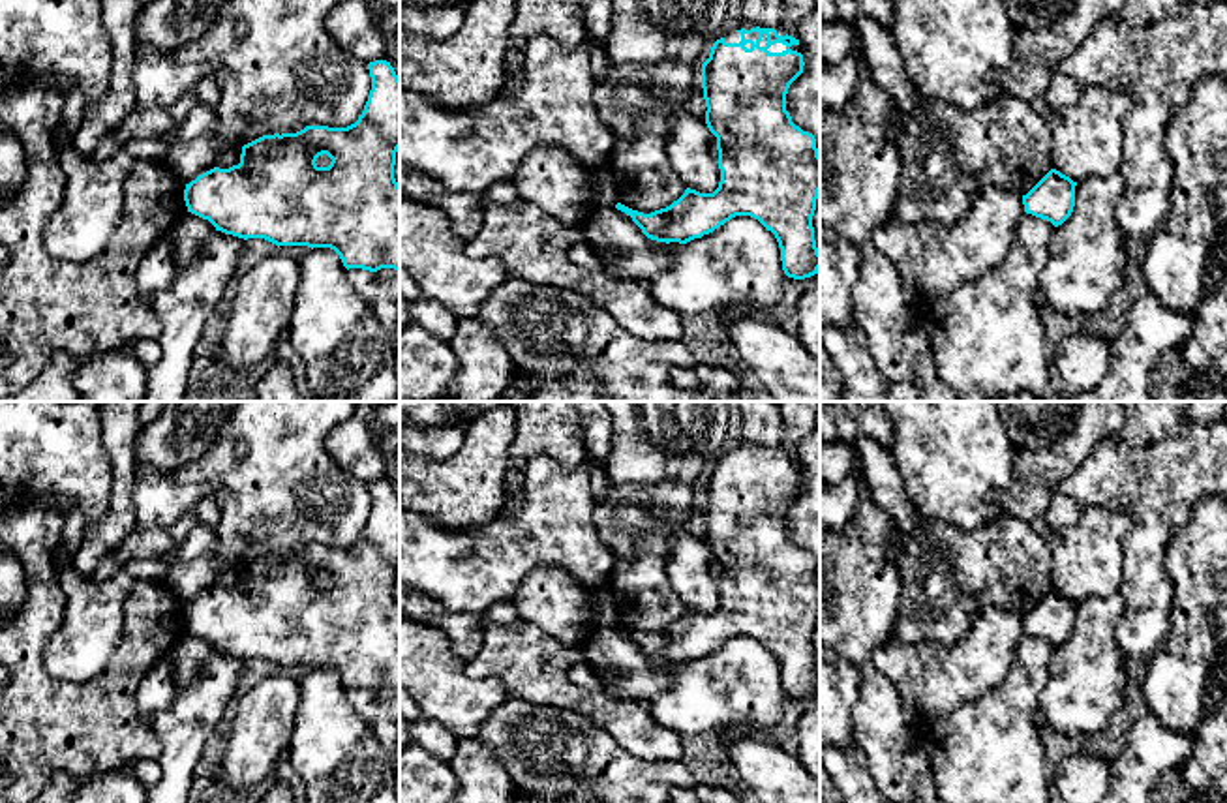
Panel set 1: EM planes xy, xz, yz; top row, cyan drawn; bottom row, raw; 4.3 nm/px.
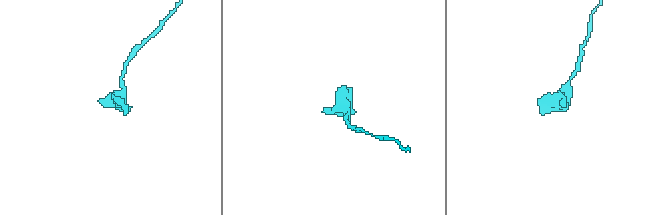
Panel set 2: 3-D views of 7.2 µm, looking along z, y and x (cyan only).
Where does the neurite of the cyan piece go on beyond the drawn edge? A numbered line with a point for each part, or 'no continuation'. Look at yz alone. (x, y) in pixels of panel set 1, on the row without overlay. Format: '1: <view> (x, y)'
no continuation

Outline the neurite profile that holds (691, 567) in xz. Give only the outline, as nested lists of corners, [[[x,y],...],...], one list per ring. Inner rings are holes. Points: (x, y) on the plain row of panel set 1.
[[[687,529],[674,535],[668,576],[683,604],[700,614],[713,614],[720,602],[717,557],[707,544]]]

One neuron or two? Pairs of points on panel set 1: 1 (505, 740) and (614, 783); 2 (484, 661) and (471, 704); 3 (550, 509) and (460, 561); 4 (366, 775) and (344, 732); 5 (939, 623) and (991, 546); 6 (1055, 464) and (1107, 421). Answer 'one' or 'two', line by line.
1: one
2: two
3: one
4: one
5: one
6: one

